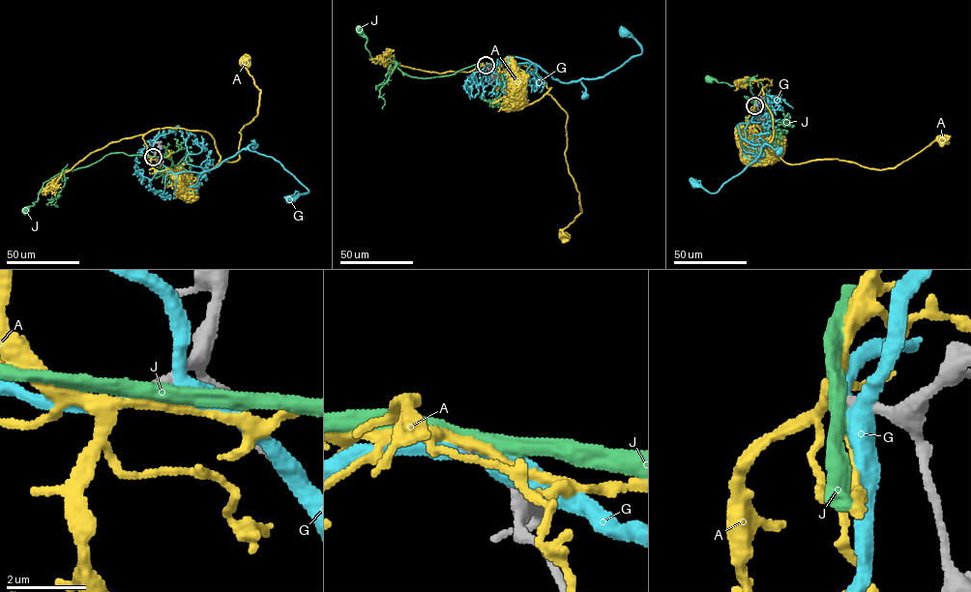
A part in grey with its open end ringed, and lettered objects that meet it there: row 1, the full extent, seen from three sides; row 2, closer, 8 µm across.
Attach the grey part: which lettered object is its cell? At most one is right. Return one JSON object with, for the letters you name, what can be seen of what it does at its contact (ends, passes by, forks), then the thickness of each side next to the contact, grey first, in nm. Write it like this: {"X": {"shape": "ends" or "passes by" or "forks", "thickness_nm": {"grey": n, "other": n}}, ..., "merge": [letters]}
{"merge": []}

